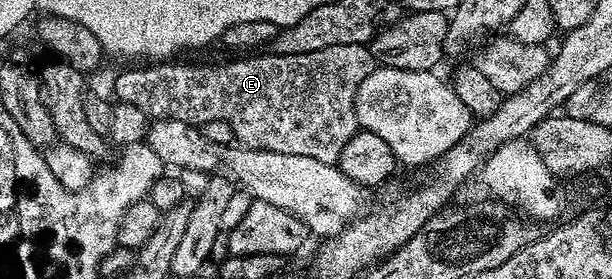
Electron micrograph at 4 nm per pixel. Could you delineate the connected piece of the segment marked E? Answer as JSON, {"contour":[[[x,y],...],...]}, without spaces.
{"contour":[[[367,44],[333,45],[332,48],[319,49],[314,53],[296,53],[295,56],[280,56],[271,53],[250,53],[245,57],[234,57],[231,63],[178,63],[182,61],[156,61],[151,65],[134,65],[131,71],[122,71],[114,79],[113,98],[119,103],[136,105],[136,108],[154,119],[175,119],[191,123],[192,126],[201,128],[208,122],[226,122],[233,131],[235,140],[241,146],[253,147],[255,151],[275,151],[276,153],[296,153],[296,157],[316,157],[316,161],[337,164],[338,158],[344,153],[348,141],[360,130],[356,113],[356,93],[376,66],[373,53]]]}

